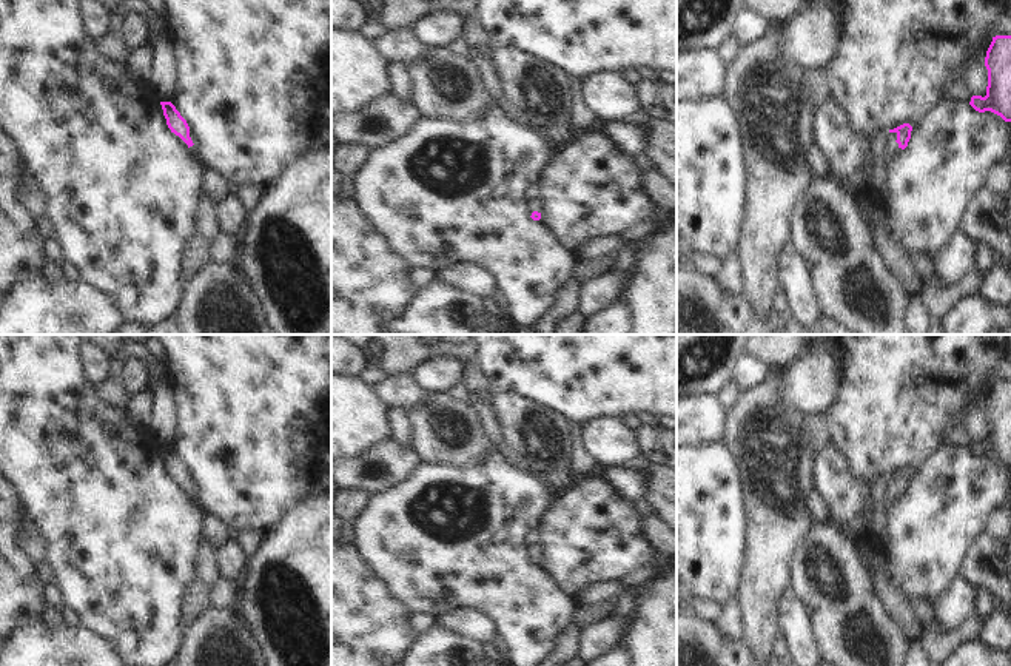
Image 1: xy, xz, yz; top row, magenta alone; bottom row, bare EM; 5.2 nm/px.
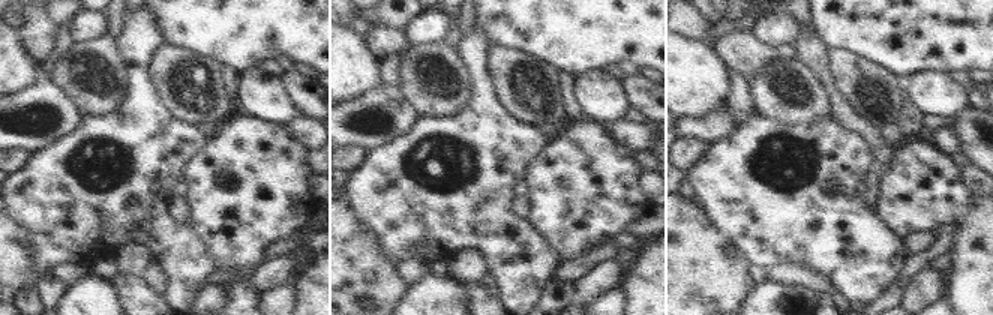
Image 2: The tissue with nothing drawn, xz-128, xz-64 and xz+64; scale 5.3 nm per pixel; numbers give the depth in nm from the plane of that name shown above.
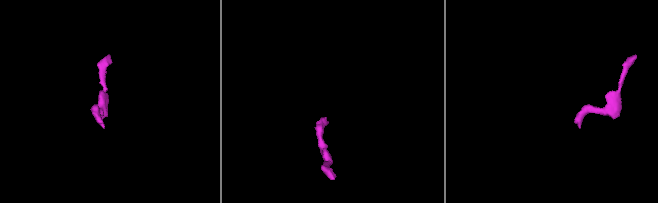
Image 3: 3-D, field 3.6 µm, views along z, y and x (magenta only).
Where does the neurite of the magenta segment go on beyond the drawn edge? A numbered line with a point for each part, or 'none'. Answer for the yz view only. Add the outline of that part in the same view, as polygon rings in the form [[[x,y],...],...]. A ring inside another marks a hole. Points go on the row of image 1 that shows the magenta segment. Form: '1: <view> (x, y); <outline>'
1: yz (893, 148); [[[891,142],[885,151],[885,160],[889,162],[898,153],[898,143]]]

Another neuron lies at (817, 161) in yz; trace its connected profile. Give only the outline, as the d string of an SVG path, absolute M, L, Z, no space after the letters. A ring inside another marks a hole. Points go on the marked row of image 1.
M817 143L808 150L806 160L812 174L817 177L829 177L831 165L828 156L820 150Z

